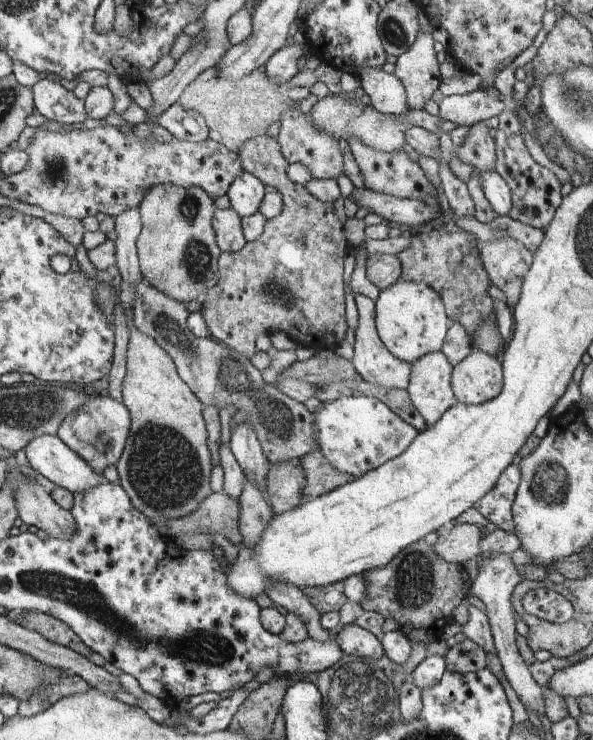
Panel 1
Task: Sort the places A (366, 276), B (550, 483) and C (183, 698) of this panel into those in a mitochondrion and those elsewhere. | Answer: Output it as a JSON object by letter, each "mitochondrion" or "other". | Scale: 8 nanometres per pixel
{"A":"other","B":"mitochondrion","C":"other"}

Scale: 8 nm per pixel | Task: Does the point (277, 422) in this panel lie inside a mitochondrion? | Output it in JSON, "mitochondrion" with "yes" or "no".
{"mitochondrion":"yes"}

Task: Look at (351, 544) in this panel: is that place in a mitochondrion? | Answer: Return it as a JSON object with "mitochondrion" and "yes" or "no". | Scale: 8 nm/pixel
{"mitochondrion":"no"}

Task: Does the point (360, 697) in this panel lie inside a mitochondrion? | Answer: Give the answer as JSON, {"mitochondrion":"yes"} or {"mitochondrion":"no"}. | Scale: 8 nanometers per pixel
{"mitochondrion":"yes"}

